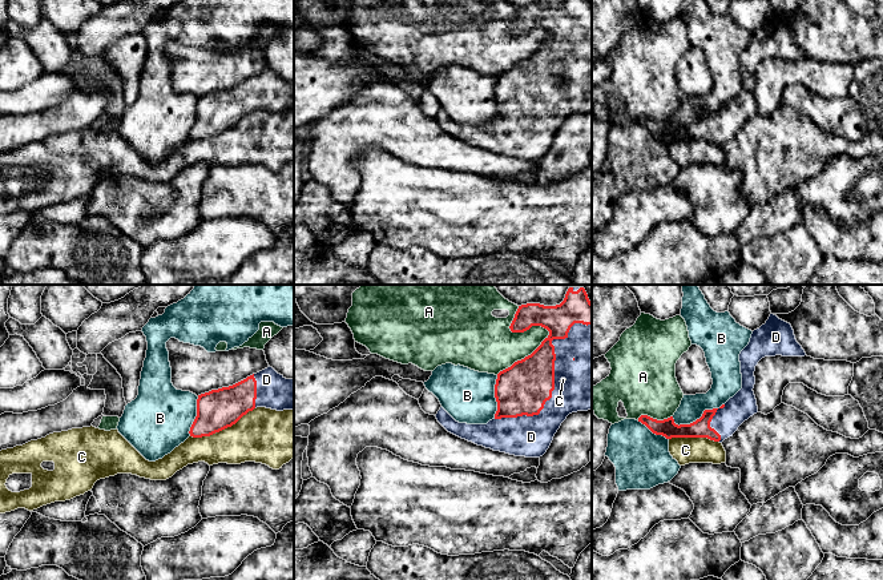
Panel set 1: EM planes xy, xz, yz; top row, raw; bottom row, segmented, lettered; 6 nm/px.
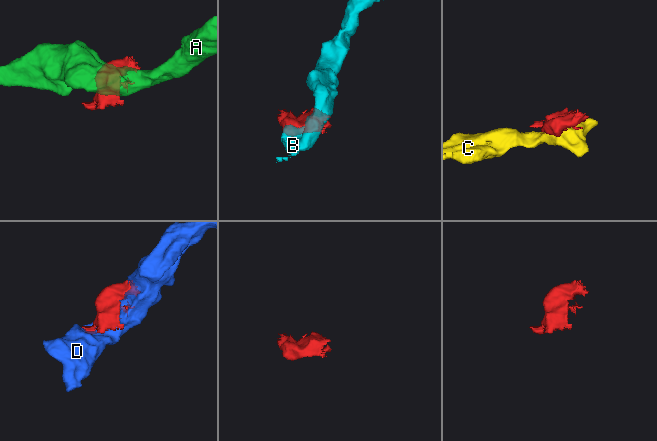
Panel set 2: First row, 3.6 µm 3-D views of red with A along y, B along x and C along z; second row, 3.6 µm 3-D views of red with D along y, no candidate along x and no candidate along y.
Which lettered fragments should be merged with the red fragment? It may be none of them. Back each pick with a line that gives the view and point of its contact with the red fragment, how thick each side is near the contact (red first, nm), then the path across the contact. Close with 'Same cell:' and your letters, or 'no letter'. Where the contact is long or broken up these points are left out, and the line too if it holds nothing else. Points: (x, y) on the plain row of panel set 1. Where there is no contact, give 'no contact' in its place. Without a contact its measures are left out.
D: meets red in xz at (553, 80); 320 nm thick on the red side, 300 nm on the other
Same cell: D

